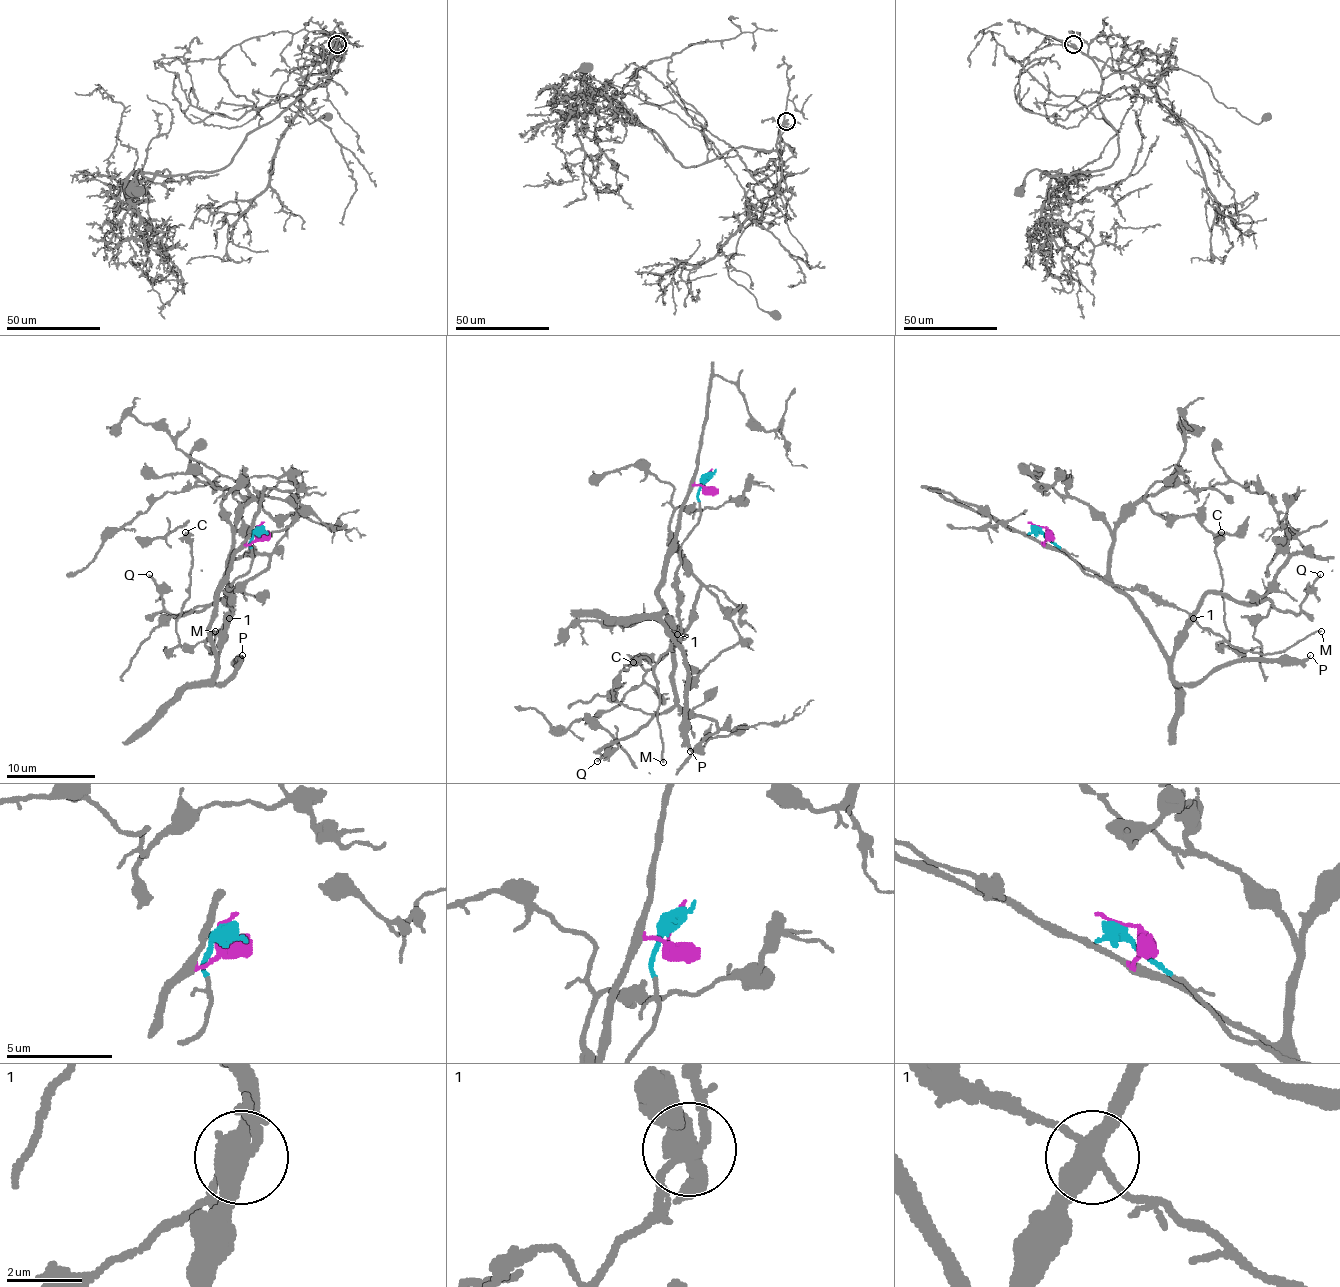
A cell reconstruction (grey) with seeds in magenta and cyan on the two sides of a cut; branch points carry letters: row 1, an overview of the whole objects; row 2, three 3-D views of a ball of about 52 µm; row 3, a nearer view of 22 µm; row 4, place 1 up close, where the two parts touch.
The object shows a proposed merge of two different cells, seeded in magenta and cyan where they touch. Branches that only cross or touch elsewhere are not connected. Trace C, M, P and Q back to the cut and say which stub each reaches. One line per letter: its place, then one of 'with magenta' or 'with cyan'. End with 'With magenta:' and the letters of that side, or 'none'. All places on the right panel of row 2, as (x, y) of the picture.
C: (1221, 532) | with cyan
M: (1321, 631) | with cyan
P: (1310, 655) | with magenta
Q: (1320, 574) | with magenta
With magenta: P, Q

